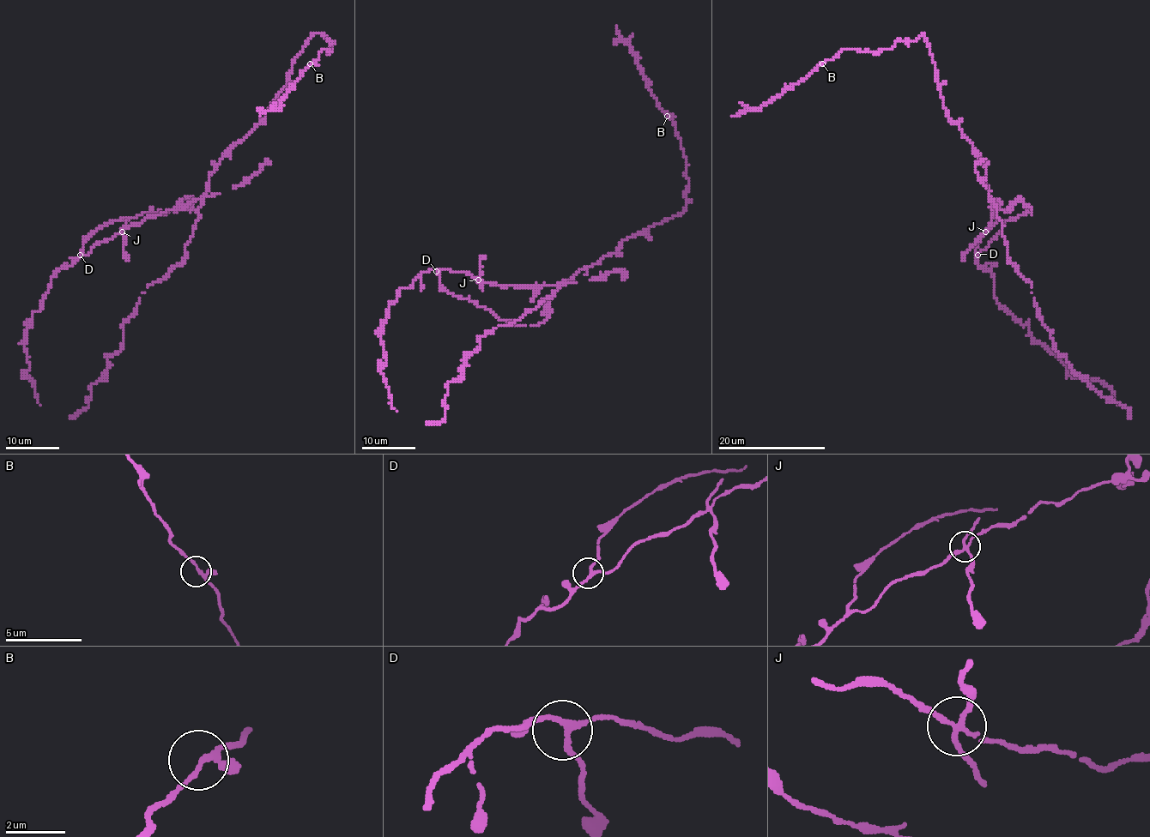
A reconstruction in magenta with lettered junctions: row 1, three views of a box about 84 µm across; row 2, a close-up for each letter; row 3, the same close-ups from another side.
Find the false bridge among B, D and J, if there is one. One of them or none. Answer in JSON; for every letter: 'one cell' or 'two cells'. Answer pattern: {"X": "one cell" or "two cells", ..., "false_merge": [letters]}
{"B": "one cell", "D": "one cell", "J": "two cells", "false_merge": ["J"]}

